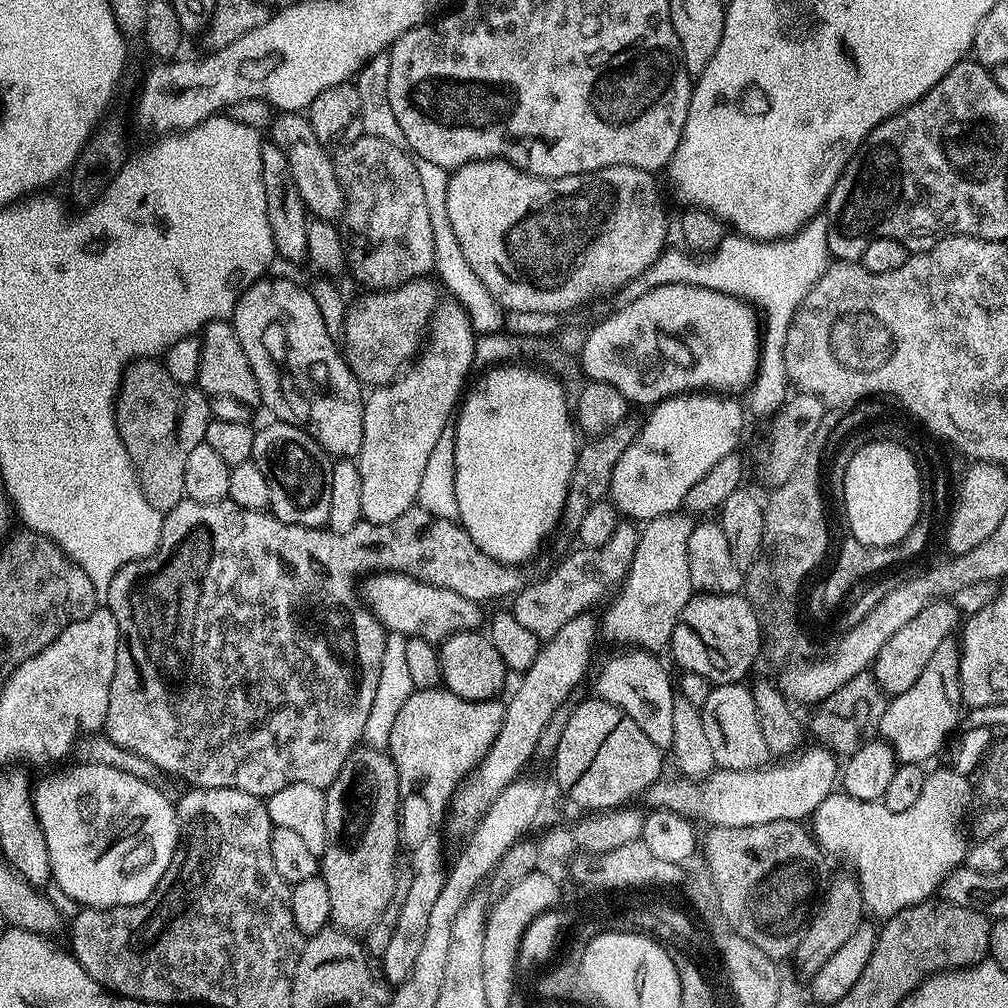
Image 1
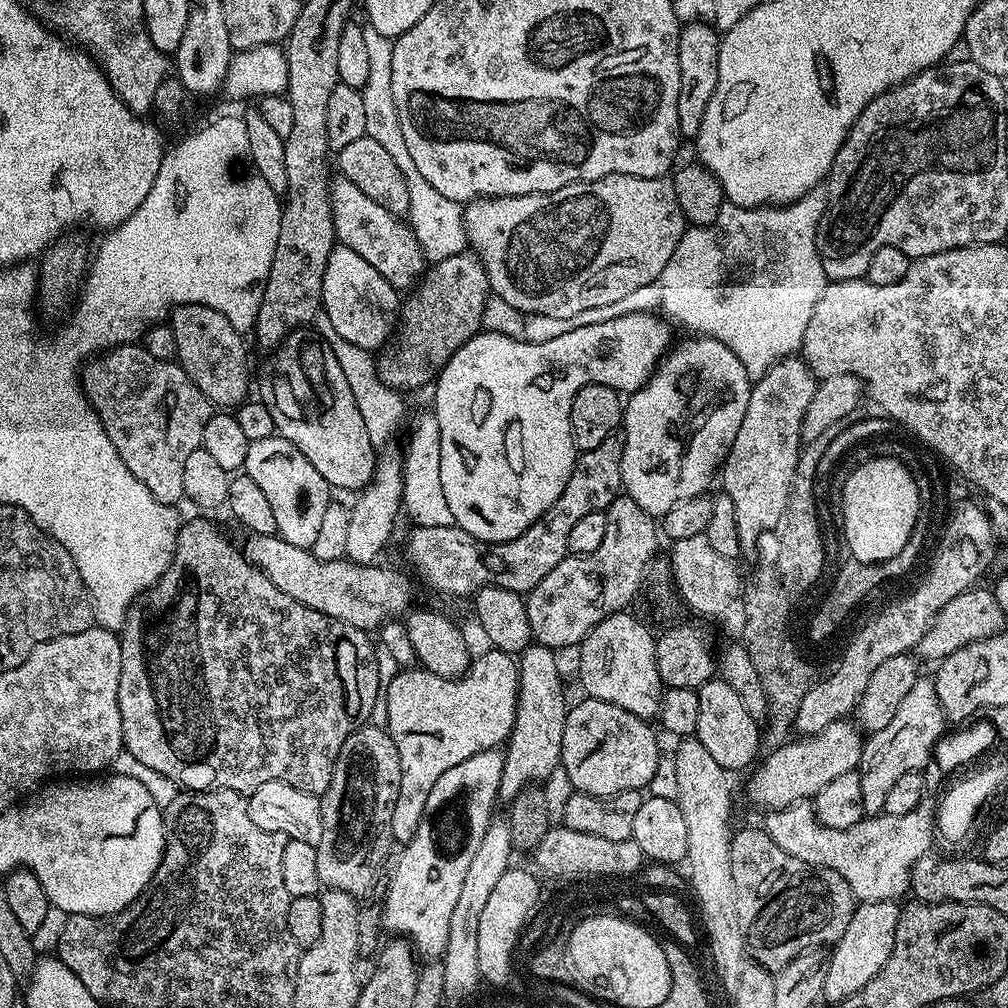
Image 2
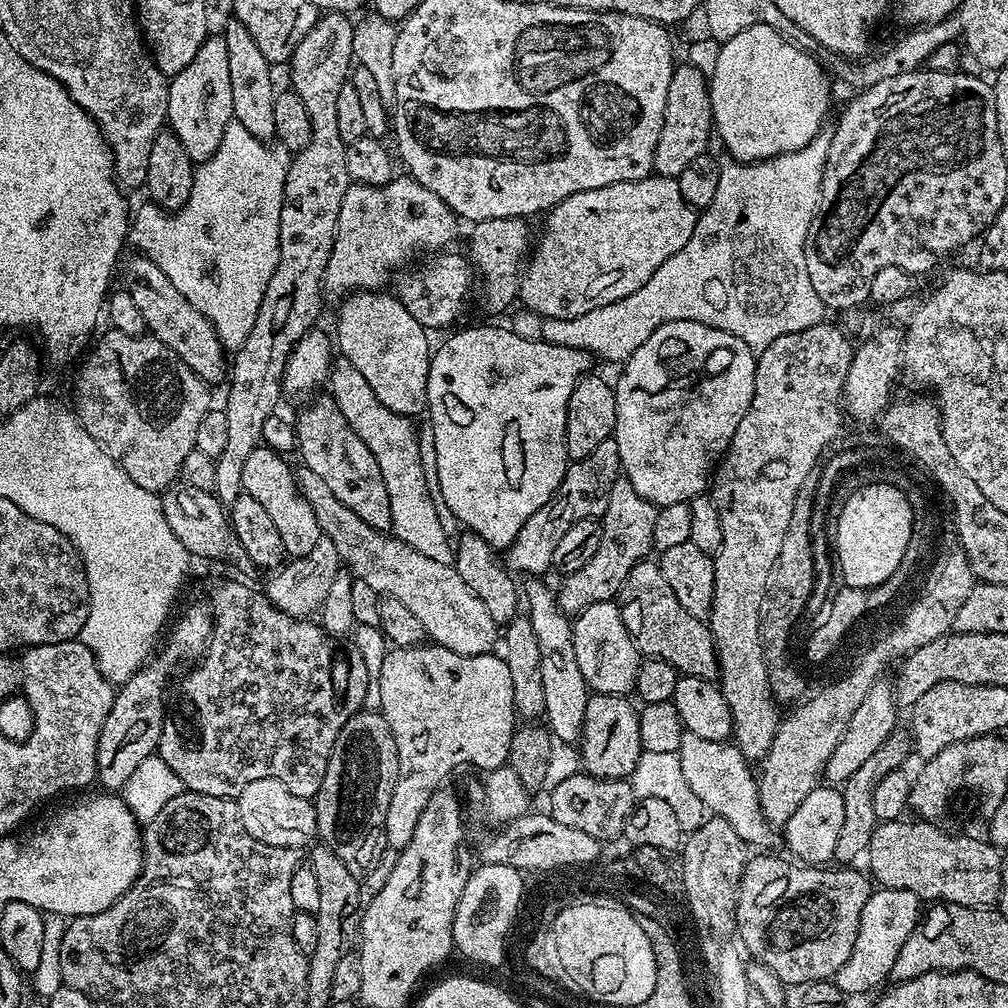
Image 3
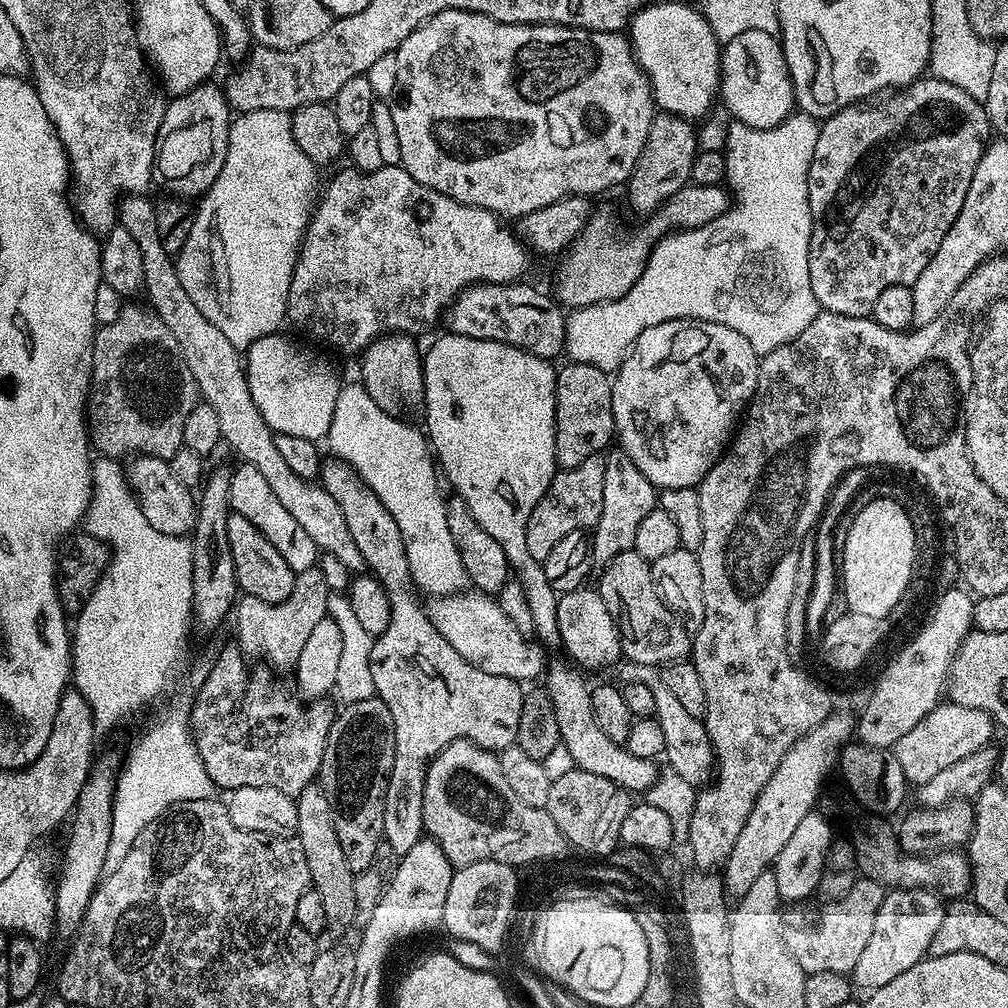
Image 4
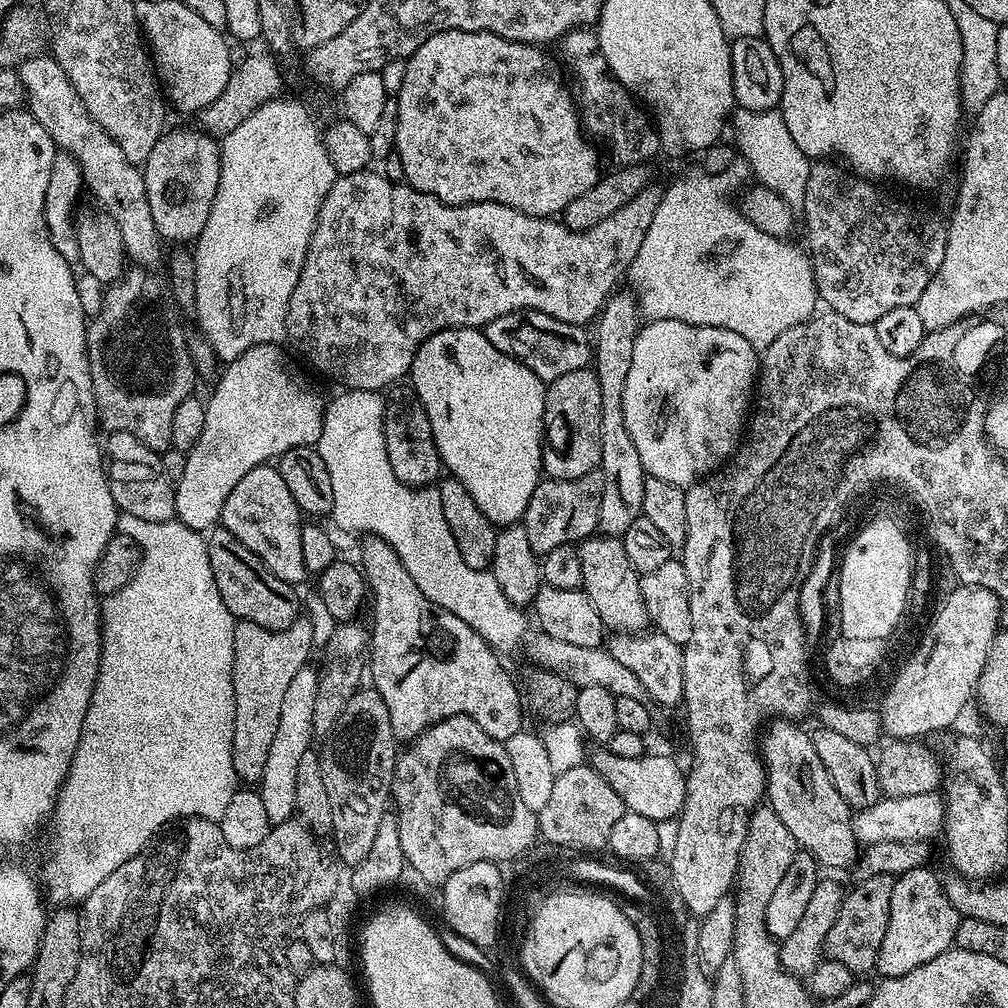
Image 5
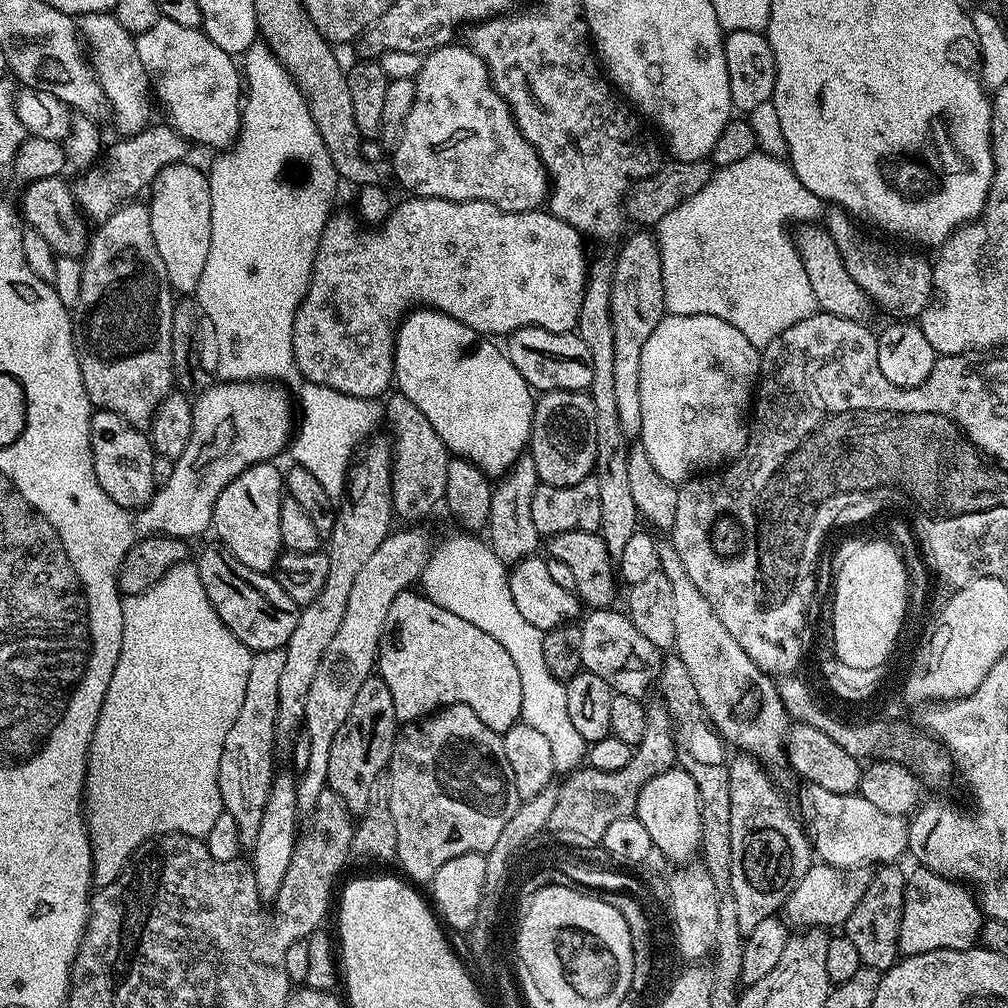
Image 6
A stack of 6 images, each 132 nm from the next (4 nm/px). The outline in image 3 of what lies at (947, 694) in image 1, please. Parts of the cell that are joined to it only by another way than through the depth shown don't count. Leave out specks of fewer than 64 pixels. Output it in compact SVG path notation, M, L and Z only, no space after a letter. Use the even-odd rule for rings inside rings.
M893 732L890 738L886 738L886 742L882 742L882 746L878 746L878 750L874 750L874 754L870 754L867 762L860 769L854 770L852 777L844 781L842 791L846 802L846 822L842 822L842 830L838 833L838 846L834 846L834 857L837 861L856 862L852 860L858 859L859 856L861 859L867 853L870 838L878 823L874 814L872 792L876 784L886 778L886 774L897 771L903 765L900 763L907 758L908 752L910 756L910 740L905 733L903 736L902 732Z

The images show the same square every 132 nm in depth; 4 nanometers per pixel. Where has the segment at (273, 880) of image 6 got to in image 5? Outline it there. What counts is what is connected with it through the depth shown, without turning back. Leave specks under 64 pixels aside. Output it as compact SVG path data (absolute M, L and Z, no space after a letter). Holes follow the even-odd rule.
M305 666L294 674L286 695L282 697L282 710L278 717L278 730L274 733L274 742L270 745L270 754L266 754L266 766L262 770L262 778L258 791L262 798L262 806L266 806L266 818L269 825L275 826L293 819L296 810L296 779L298 765L302 754L306 754L314 741L314 702L318 699L319 671L315 667Z

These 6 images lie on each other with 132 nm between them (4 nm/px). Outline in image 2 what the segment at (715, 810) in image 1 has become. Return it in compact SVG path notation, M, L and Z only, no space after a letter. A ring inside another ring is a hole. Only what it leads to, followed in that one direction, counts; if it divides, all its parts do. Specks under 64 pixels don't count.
M851 719L835 720L824 732L796 739L800 740L793 739L780 748L771 749L768 757L765 755L759 761L760 769L748 780L748 796L763 810L785 808L799 800L812 800L822 786L834 782L834 778L859 769L865 737Z

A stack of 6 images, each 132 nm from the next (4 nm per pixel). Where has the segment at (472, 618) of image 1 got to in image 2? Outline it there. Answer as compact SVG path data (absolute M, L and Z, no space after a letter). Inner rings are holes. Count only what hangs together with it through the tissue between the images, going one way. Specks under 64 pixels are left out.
M279 534L249 535L242 551L252 565L266 574L282 594L290 594L302 606L318 610L335 620L346 622L361 632L379 630L390 620L403 617L409 611L412 588L399 580L390 568L371 564L353 564L351 560L319 560L302 546L290 546ZM373 628L373 629L372 629Z

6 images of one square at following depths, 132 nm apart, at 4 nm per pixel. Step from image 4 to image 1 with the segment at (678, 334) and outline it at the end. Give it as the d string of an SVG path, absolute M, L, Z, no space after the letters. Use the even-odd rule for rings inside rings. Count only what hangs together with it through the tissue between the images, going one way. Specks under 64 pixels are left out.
M710 391L683 392L680 396L670 396L659 404L651 405L652 412L643 417L640 433L626 446L626 454L618 458L618 466L614 466L610 499L616 509L625 517L636 522L647 522L662 514L677 511L683 505L686 494L690 494L690 486L698 482L698 478L706 478L712 467L722 458L733 455L737 451L736 443L744 432L744 416L746 408L728 394L717 394Z

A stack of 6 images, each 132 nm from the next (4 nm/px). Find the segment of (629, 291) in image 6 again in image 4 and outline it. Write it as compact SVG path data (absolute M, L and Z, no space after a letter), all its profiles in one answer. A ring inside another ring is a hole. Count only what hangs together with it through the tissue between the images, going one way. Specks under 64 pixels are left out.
M623 450L615 451L609 451L604 456L606 479L602 485L602 518L598 518L590 536L592 563L596 566L608 564L618 554L629 551L642 518L646 518L646 514L650 514L650 510L658 504L658 489L650 483L646 474L642 474L642 470L634 466L634 462Z

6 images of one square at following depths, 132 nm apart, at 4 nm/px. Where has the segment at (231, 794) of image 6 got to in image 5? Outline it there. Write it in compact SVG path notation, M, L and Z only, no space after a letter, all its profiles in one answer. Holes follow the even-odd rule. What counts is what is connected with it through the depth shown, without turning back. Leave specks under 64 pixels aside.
M297 618L282 630L266 630L249 620L237 620L234 630L234 738L232 761L237 781L248 786L259 785L262 770L266 766L266 754L274 742L278 730L278 717L282 710L282 697L290 686L294 674L308 663L312 652L312 624L305 618Z

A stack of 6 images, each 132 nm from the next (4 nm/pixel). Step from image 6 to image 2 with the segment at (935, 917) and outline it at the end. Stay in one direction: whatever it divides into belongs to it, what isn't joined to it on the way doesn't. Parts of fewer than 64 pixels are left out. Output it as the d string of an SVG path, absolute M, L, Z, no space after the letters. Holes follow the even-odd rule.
M894 900L857 903L850 926L846 926L846 934L830 948L826 982L822 985L823 999L829 1000L829 1005L835 1006L850 998L850 994L858 994L858 990L886 966L886 958L890 958L890 950L894 950L894 930L898 930L900 909L901 905Z

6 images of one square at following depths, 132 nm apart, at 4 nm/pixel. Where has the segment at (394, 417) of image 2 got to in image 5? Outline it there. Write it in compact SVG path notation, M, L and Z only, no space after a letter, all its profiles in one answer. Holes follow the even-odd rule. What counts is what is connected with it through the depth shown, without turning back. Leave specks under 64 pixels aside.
M344 390L341 393L341 396L327 401L322 434L314 445L322 454L322 462L326 462L326 471L330 473L330 486L334 489L331 523L336 523L344 532L360 532L359 534L377 536L390 542L402 566L406 566L410 578L418 582L418 590L422 590L422 594L426 594L430 602L438 602L442 610L450 610L450 614L458 614L458 618L462 618L466 626L474 629L497 654L516 652L519 648L521 651L530 632L528 620L520 613L523 611L517 605L511 604L506 594L502 594L502 586L498 586L491 571L470 570L470 566L462 562L462 554L458 554L454 534L450 534L450 526L446 526L446 514L442 514L439 487L411 488L394 474L394 466L390 466L390 458L386 456L385 397L380 392Z

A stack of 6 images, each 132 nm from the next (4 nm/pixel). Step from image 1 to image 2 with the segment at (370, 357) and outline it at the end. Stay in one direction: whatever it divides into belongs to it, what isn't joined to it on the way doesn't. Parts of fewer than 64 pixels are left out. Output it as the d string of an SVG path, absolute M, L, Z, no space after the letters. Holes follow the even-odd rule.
M465 250L462 253L454 254L453 257L446 258L445 261L433 263L425 271L420 283L411 289L410 295L407 297L409 300L405 299L399 309L398 335L394 340L396 345L392 344L384 353L389 352L376 360L376 369L382 382L386 382L386 386L397 390L424 388L427 384L431 385L446 366L446 362L450 362L453 354L471 336L481 331L483 311L486 309L489 297L488 275L484 269L484 264L475 252Z

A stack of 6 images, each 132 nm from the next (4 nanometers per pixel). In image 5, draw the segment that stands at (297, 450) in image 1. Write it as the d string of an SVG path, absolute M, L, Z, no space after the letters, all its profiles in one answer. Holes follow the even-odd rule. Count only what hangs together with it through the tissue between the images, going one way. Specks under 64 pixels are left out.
M271 463L260 464L234 490L230 490L230 498L226 498L226 506L222 506L220 524L246 546L246 550L254 550L258 558L274 574L274 578L282 578L282 582L293 586L309 575L302 562L302 513L300 507L290 498L290 489L282 482L279 467Z

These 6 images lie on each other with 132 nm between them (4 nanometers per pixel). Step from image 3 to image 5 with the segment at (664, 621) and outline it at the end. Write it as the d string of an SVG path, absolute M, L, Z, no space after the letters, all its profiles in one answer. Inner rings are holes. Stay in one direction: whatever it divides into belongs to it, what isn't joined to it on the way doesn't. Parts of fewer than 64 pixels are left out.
M593 534L580 541L580 561L582 562L582 590L594 602L598 618L602 618L605 629L617 632L643 632L650 621L646 602L642 598L641 575L630 566L626 558L623 539L603 534Z

